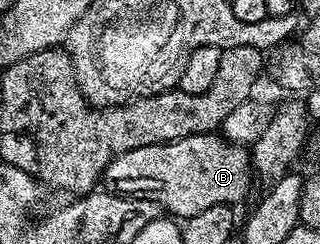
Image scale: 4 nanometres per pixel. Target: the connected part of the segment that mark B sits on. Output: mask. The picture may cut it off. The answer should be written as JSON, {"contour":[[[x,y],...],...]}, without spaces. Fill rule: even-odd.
{"contour":[[[214,132],[125,152],[105,170],[103,186],[110,194],[152,200],[160,209],[162,206],[170,210],[165,212],[184,220],[199,216],[199,212],[207,212],[207,208],[232,207],[233,202],[243,201],[249,194],[253,176],[255,169],[250,151]]]}

